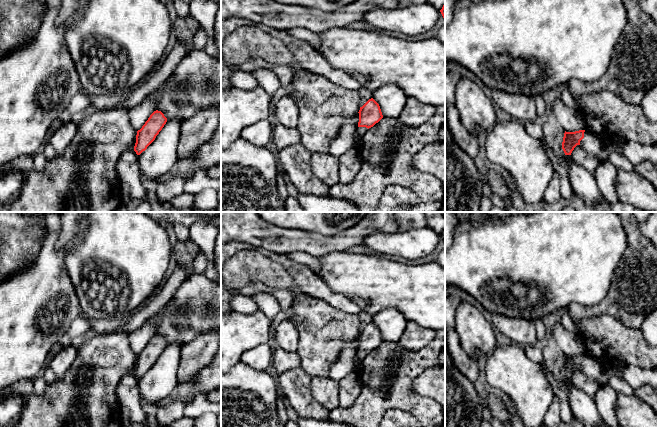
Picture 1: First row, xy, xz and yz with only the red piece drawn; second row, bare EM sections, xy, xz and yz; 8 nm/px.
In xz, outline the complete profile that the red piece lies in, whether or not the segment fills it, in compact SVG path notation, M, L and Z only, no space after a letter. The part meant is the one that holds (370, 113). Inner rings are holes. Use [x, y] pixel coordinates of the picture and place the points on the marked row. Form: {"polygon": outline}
{"polygon": "M373 98L369 99L362 107L360 107L358 113L359 122L354 133L355 148L358 147L364 133L383 118L380 106Z"}

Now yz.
{"polygon": "M587 130L565 131L562 142L562 149L565 155L571 155L577 145L580 145L586 152L595 156L601 163L608 161L609 154L613 150L615 143L600 140Z"}

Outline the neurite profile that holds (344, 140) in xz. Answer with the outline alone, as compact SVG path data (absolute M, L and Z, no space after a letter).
M359 113L343 121L337 135L332 139L329 153L340 157L348 150L355 148L354 133L358 127Z

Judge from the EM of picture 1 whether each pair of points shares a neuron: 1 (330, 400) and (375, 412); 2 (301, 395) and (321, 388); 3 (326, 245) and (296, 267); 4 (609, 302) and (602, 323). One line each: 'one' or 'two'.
1: two
2: two
3: two
4: two

